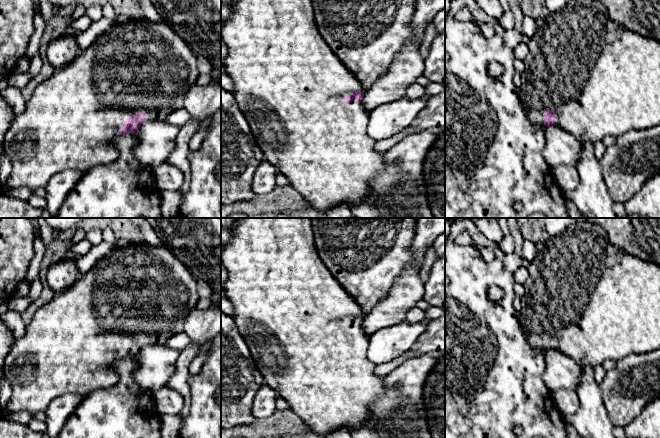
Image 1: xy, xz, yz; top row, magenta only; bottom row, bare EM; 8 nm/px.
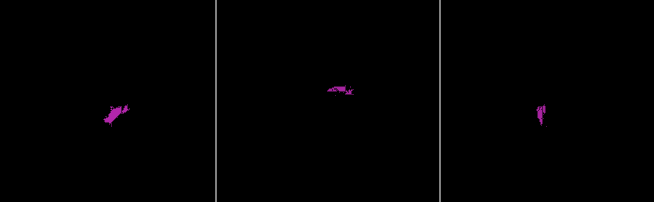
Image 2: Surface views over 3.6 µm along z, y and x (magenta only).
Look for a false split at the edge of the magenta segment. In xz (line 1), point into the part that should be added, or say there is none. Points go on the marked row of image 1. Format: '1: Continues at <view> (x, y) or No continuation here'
1: Continues at xz (288, 83)

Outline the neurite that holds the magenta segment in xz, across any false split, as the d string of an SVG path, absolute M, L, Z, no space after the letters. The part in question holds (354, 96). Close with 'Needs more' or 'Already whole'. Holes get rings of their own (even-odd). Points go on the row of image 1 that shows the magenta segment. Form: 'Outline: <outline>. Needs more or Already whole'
Outline: M237 0L228 3L231 13L221 30L221 38L227 47L224 61L226 74L234 83L232 91L234 98L247 119L251 132L263 152L264 160L276 166L291 185L303 196L313 209L326 213L327 210L339 204L349 207L362 203L370 195L370 181L386 167L384 154L375 150L376 141L367 134L369 113L364 109L362 100L364 90L361 83L350 73L339 58L322 38L313 14L312 0Z. Needs more

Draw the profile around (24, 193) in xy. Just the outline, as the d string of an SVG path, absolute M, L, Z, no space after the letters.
M0 183L0 195L8 195L18 199L28 200L33 194L40 197L47 197L47 187L41 187L38 189L30 189L27 187L10 189Z

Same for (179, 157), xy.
M189 120L183 125L178 133L176 139L176 146L173 152L165 160L165 162L180 168L184 174L185 179L190 181L191 167L188 159L189 142L192 136L203 126L197 120Z

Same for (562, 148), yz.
M556 125L543 126L546 145L543 157L551 169L559 165L576 167L581 157L581 143L570 133Z

